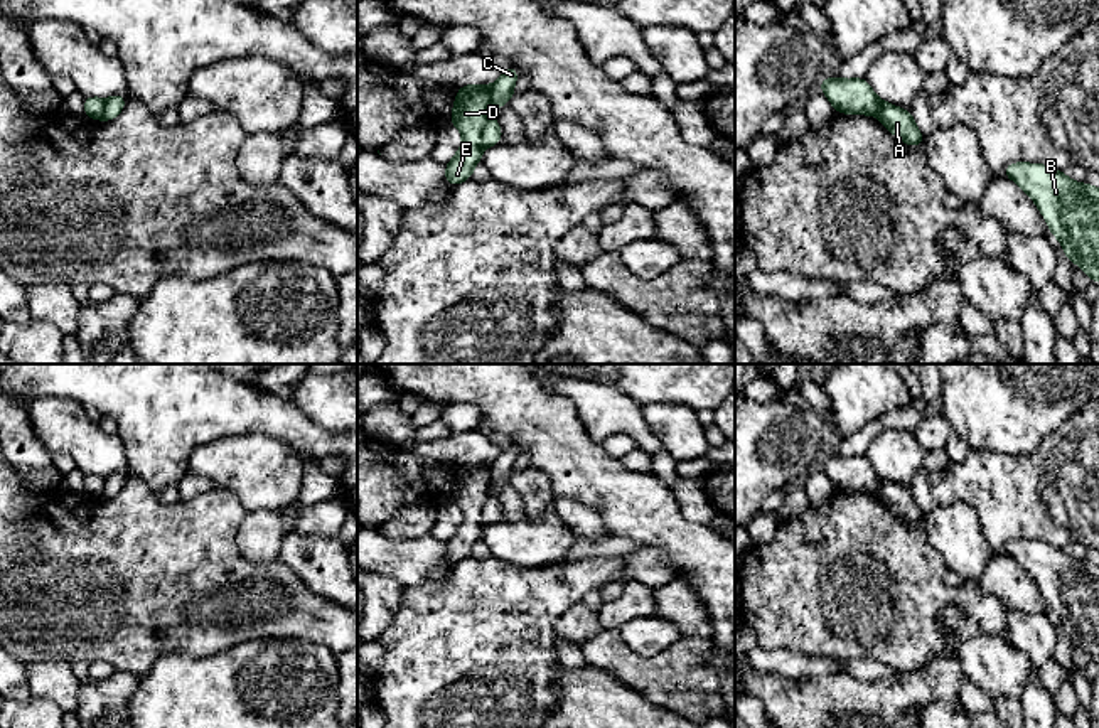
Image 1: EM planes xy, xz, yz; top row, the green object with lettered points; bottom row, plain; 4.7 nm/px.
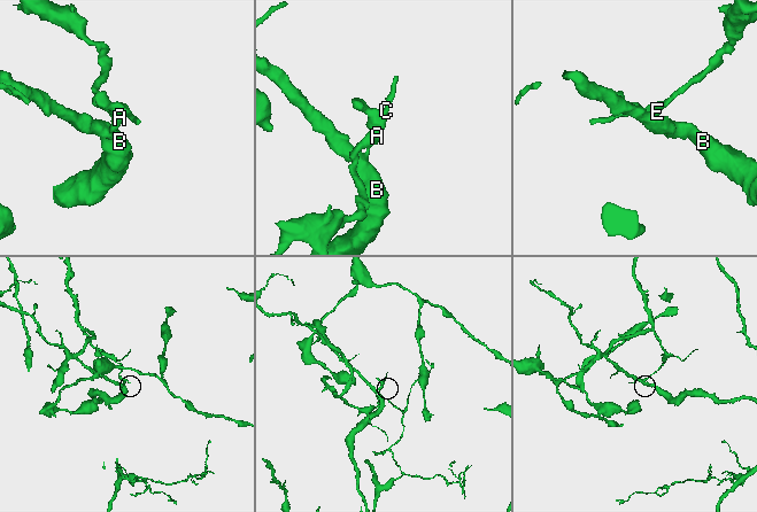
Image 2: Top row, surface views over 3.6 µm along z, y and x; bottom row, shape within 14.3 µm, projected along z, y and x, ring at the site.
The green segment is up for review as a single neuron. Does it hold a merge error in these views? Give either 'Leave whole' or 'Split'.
Split

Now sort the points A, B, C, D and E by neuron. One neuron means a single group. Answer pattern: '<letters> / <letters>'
A B C / D E

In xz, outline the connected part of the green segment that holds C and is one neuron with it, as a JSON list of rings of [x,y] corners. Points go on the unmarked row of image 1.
[[[507,445],[502,453],[491,463],[491,489],[499,487],[514,474],[514,462],[519,455],[517,445]]]

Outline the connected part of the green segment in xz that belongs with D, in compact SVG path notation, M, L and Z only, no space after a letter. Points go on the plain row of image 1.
M465 462L457 467L450 499L462 509L464 521L445 541L445 559L462 561L472 556L475 543L482 536L482 509L491 495L491 463Z

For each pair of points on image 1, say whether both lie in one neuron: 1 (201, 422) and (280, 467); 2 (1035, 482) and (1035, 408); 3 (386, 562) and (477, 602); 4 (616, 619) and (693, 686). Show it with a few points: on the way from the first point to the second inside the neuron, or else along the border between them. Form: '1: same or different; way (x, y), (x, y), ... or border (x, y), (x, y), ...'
1: different; border (265, 433), (219, 437), (201, 444), (191, 455)
2: different; border (1064, 422), (1030, 452), (997, 454)
3: different; border (452, 565), (440, 578), (403, 587)
4: different; border (617, 627), (604, 631)

